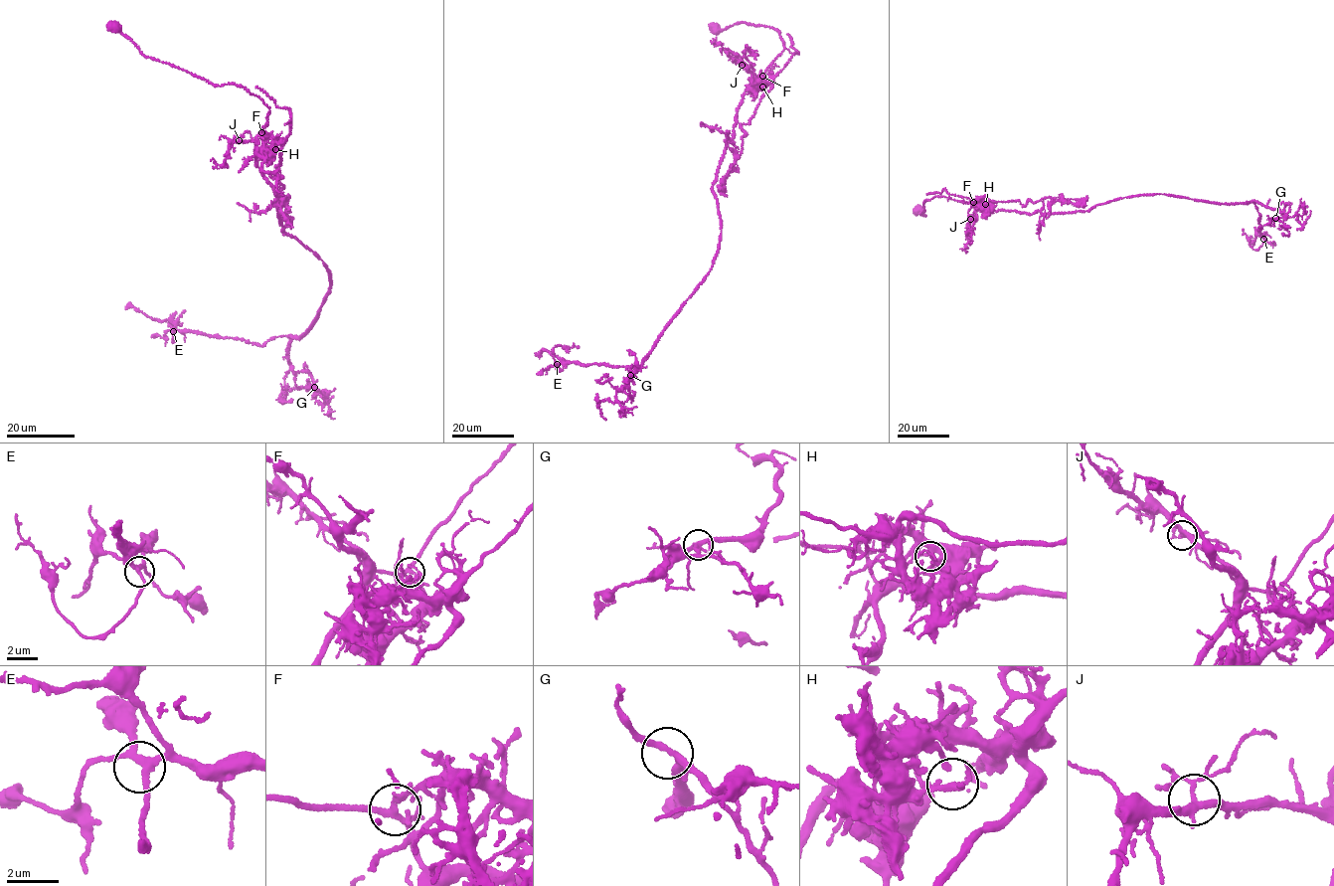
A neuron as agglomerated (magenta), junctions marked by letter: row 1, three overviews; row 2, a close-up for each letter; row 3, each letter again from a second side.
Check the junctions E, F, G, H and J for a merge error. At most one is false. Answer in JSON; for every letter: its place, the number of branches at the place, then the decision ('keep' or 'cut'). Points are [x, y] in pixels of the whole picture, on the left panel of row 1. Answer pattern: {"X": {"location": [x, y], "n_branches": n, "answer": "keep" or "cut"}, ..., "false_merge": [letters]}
{"E": {"location": [173, 331], "n_branches": 4, "answer": "keep"}, "F": {"location": [261, 132], "n_branches": 5, "answer": "cut"}, "G": {"location": [314, 387], "n_branches": 4, "answer": "keep"}, "H": {"location": [275, 149], "n_branches": 4, "answer": "keep"}, "J": {"location": [239, 140], "n_branches": 5, "answer": "keep"}, "false_merge": ["F"]}

